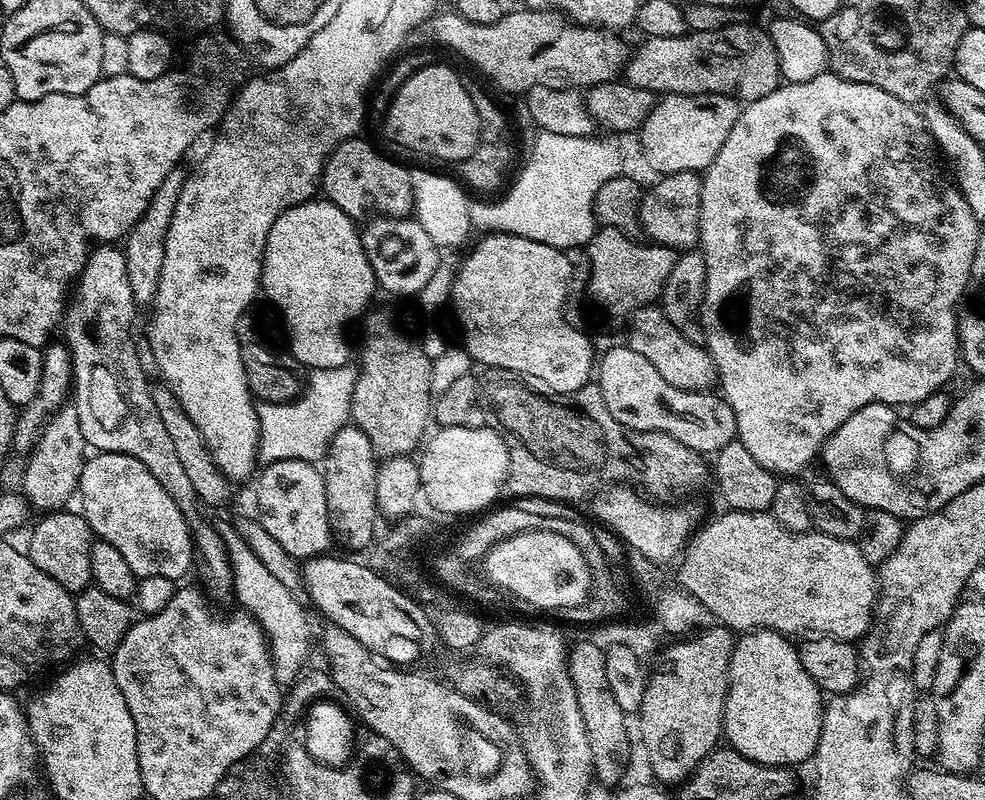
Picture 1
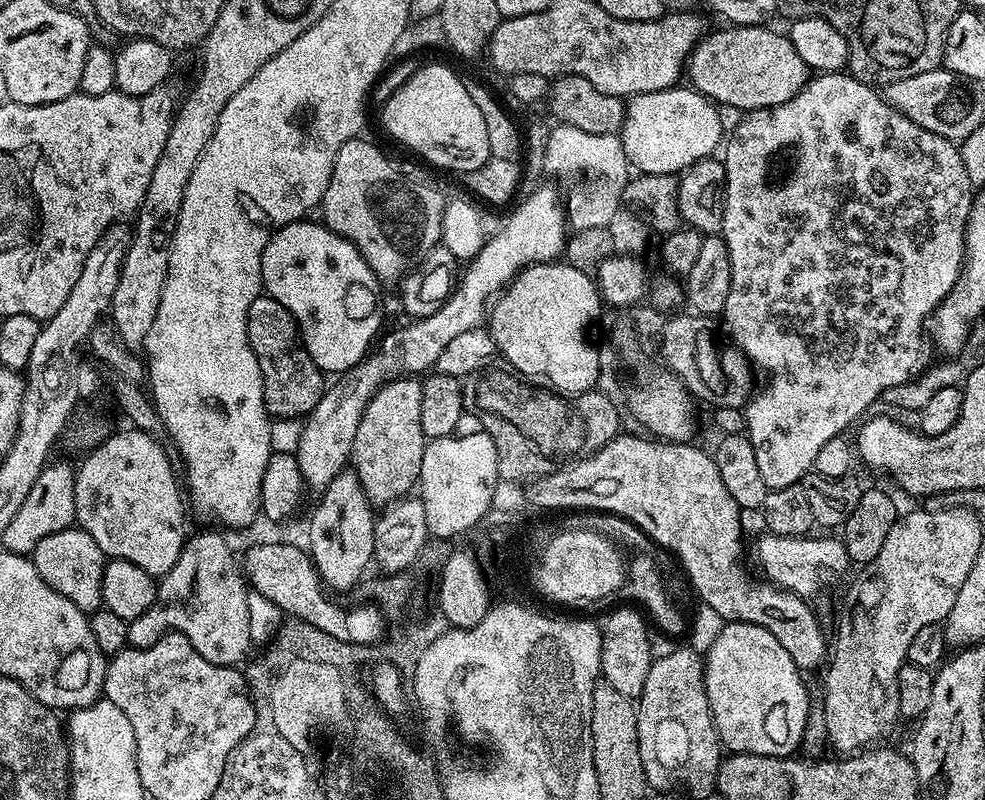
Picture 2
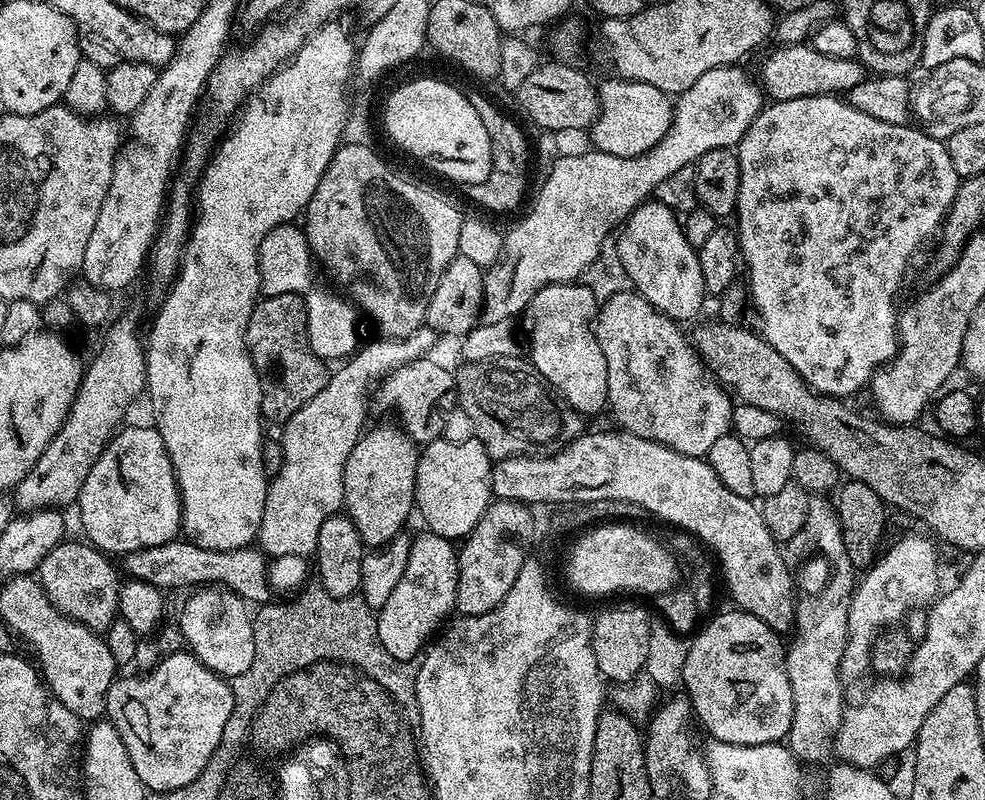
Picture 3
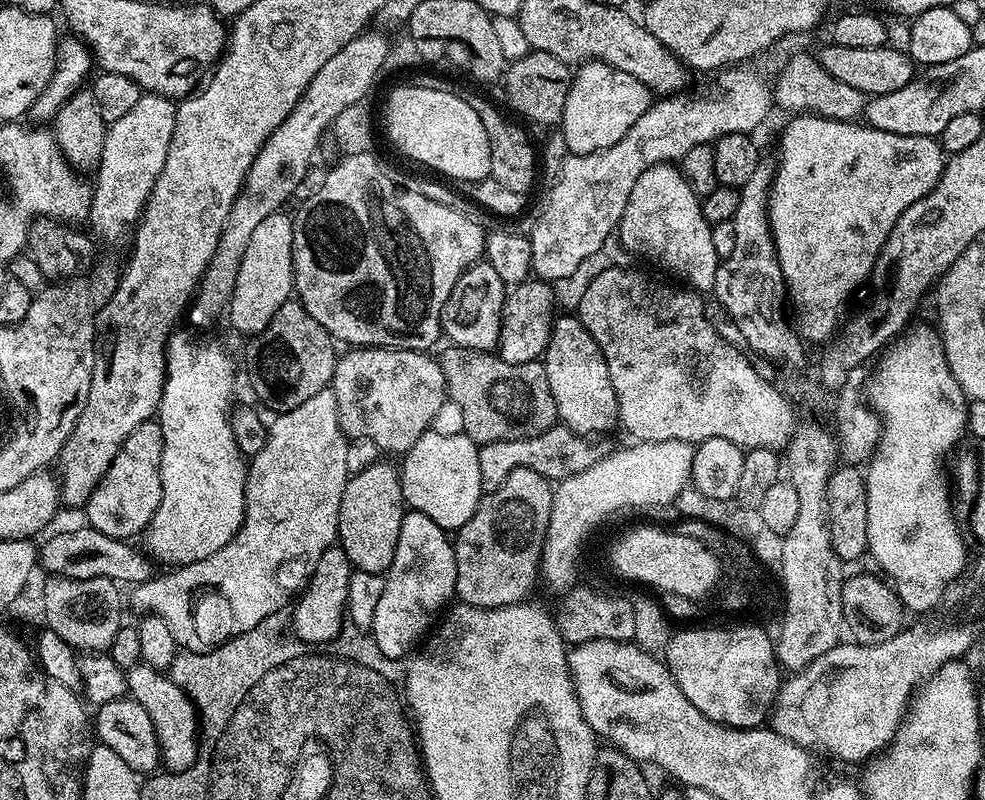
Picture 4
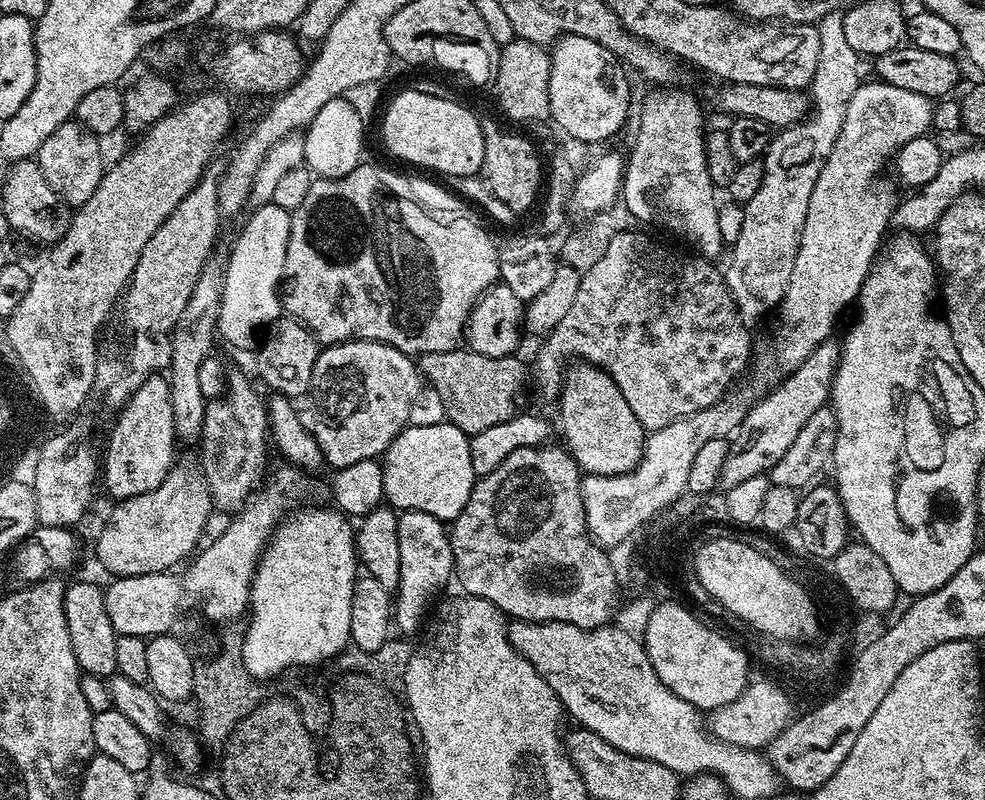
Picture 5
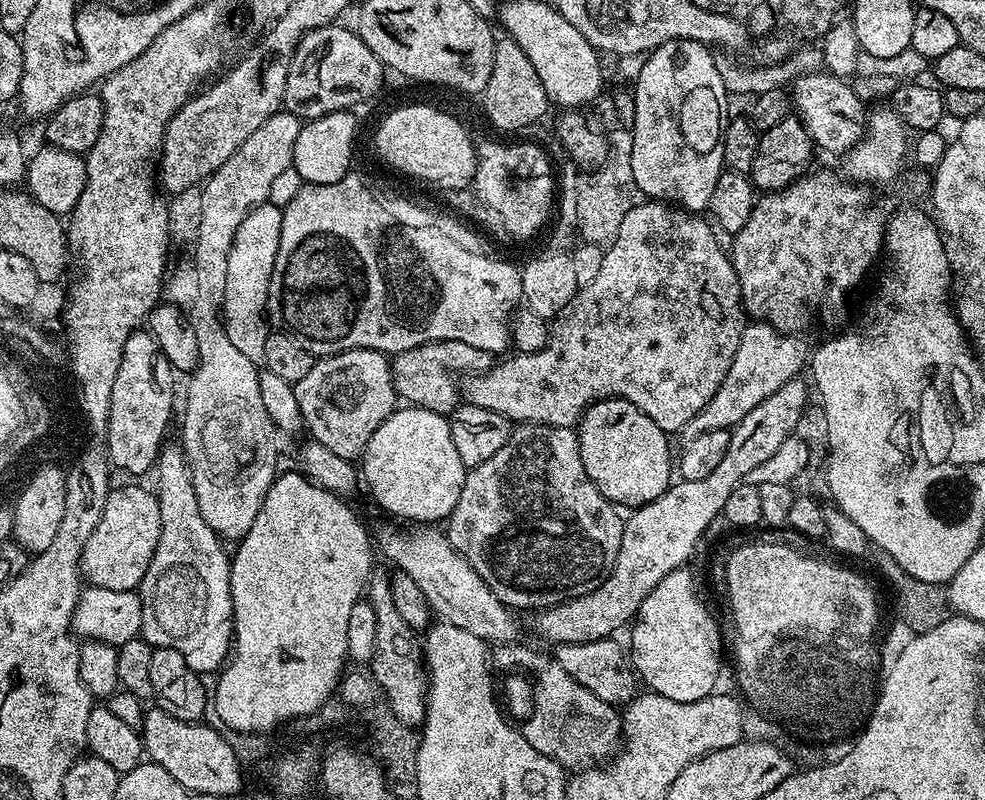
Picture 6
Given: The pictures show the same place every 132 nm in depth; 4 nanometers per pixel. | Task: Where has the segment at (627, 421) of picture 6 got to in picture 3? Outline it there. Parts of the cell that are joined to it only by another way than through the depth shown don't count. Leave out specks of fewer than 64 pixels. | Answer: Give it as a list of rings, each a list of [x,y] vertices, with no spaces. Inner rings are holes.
[[[581,282],[547,284],[534,294],[526,309],[528,324],[532,327],[535,375],[553,389],[556,387],[568,403],[565,405],[584,418],[605,411],[608,402],[608,359],[602,354],[594,331],[597,311],[598,301]]]

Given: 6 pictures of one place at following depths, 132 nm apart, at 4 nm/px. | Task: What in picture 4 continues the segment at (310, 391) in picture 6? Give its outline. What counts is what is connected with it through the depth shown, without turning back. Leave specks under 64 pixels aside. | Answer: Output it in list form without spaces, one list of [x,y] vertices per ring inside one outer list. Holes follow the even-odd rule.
[[[353,347],[337,359],[330,391],[345,436],[353,441],[369,440],[382,451],[397,454],[408,452],[420,435],[433,427],[432,419],[446,405],[439,363],[423,351],[411,348]]]

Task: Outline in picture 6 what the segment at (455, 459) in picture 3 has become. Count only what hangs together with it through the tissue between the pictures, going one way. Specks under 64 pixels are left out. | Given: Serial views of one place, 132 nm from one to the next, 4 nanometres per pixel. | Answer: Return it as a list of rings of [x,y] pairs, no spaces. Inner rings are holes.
[[[400,406],[390,413],[386,422],[374,430],[362,457],[362,480],[368,483],[372,496],[392,516],[416,522],[440,522],[448,517],[462,494],[466,469],[458,450],[454,450],[454,438],[450,438],[450,420],[419,406]]]

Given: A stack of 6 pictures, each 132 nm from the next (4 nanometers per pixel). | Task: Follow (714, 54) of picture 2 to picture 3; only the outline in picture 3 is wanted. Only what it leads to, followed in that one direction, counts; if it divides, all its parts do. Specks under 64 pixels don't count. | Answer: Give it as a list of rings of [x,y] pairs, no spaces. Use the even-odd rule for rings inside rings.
[[[804,42],[776,47],[780,48],[774,49],[761,62],[760,76],[758,75],[763,91],[773,101],[806,98],[807,96],[847,94],[850,89],[866,79],[866,69],[859,59],[829,58],[827,54],[818,54]]]

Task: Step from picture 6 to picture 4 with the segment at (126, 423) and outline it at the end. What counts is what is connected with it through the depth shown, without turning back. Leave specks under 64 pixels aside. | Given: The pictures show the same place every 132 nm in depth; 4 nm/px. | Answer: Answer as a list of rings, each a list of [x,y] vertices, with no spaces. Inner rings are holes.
[[[155,419],[148,420],[132,431],[130,438],[126,438],[118,450],[114,462],[110,462],[110,470],[106,470],[88,500],[87,523],[91,528],[115,540],[131,541],[143,533],[154,518],[160,499],[164,497],[160,477],[163,445],[164,435]]]

